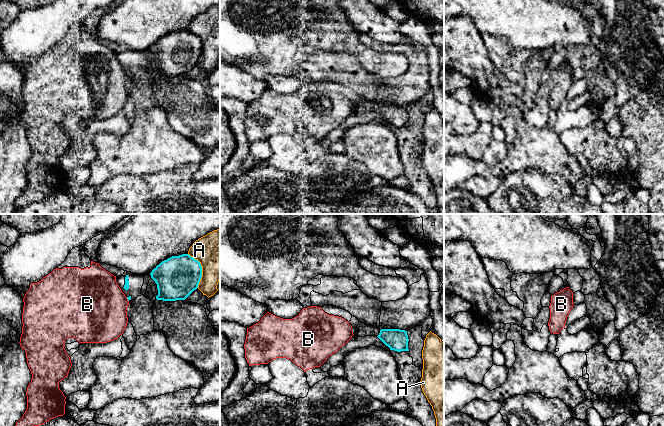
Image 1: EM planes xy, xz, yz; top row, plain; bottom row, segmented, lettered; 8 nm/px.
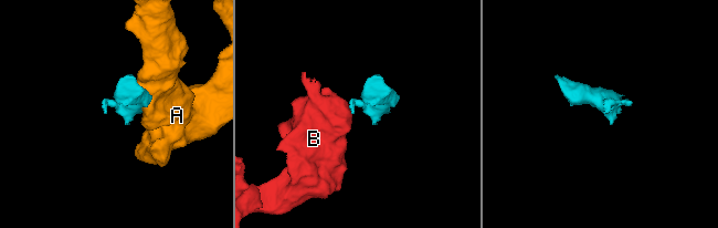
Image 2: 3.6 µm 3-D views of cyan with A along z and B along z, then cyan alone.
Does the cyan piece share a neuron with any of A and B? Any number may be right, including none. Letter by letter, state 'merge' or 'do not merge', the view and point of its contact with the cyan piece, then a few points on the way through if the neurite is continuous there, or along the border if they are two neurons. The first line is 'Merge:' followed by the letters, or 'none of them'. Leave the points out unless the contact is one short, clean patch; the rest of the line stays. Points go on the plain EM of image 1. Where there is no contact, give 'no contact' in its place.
Merge: none of them
A: do not merge; contact xy (201, 45)
B: do not merge; contact xy (127, 74); border xy (126, 73), (128, 77)

